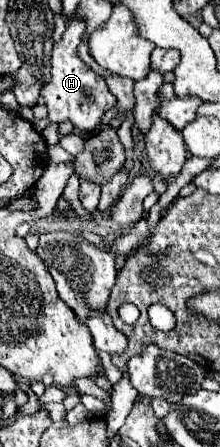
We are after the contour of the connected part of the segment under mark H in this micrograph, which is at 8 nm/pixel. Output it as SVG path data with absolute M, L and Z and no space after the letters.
M71 17L67 19L67 29L59 43L53 45L51 55L51 81L41 89L41 97L45 99L45 107L49 109L47 119L35 119L33 127L41 133L43 123L61 123L65 119L73 121L73 125L79 129L81 135L93 133L97 123L101 121L103 113L115 107L115 97L109 93L107 83L103 77L99 77L79 55L77 47L85 33L85 19L83 17Z

